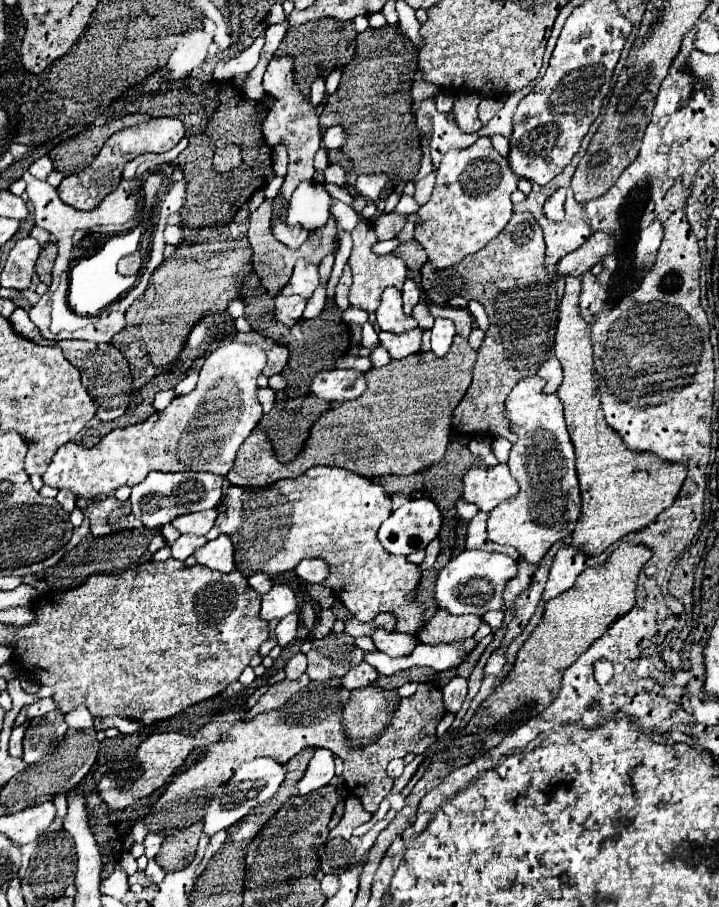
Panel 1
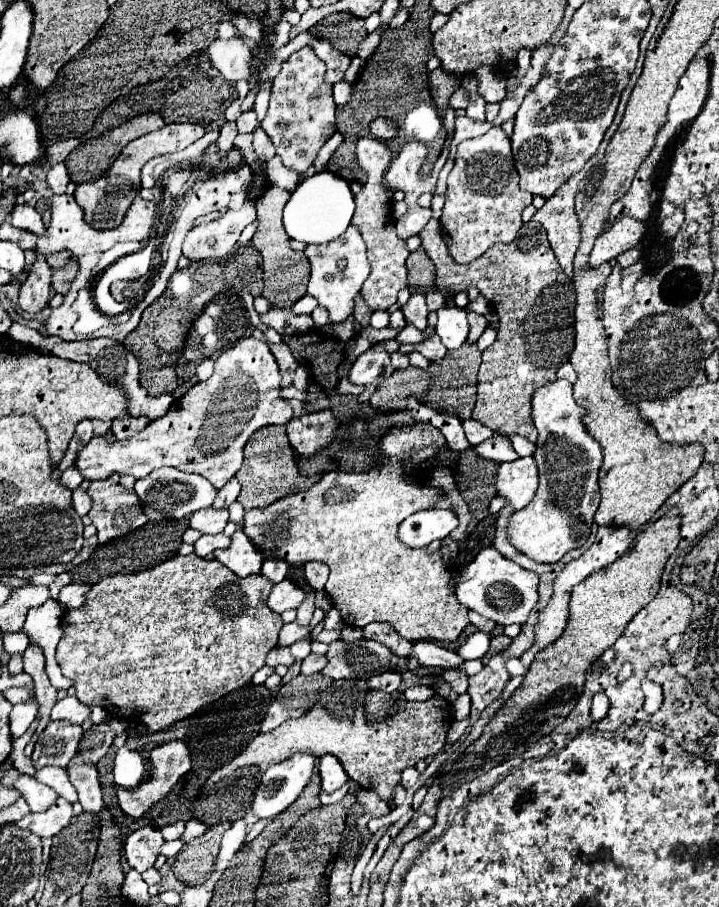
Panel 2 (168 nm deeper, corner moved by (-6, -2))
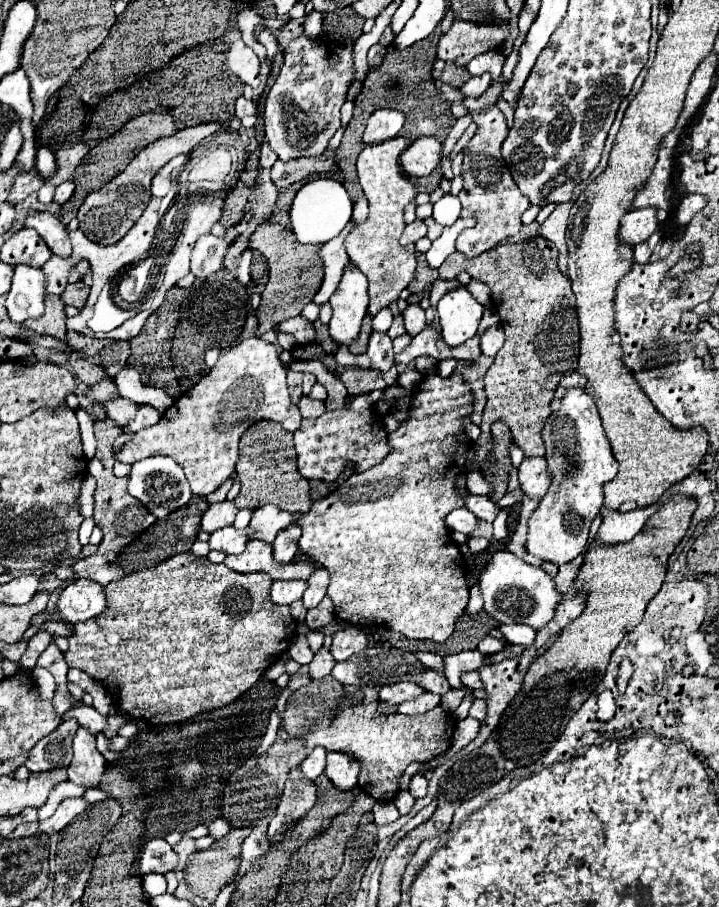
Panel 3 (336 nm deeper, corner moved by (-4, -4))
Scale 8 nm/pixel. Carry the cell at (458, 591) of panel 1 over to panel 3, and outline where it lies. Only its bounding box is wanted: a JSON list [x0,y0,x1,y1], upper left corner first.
[479,550,561,630]

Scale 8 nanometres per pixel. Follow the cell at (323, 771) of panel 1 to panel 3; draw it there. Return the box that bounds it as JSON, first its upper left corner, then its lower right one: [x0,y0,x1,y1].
[325,752,359,790]

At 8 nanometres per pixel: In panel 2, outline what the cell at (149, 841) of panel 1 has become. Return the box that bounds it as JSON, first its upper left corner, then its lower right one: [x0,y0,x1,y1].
[181,820,209,842]

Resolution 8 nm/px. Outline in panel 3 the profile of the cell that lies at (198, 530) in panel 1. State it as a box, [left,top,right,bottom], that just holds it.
[201,502,237,532]

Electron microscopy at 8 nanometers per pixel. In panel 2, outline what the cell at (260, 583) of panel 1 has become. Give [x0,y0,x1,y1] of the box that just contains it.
[263,556,289,582]

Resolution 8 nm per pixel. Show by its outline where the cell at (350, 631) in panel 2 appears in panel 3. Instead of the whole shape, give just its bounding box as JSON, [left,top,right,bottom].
[331,626,367,660]

